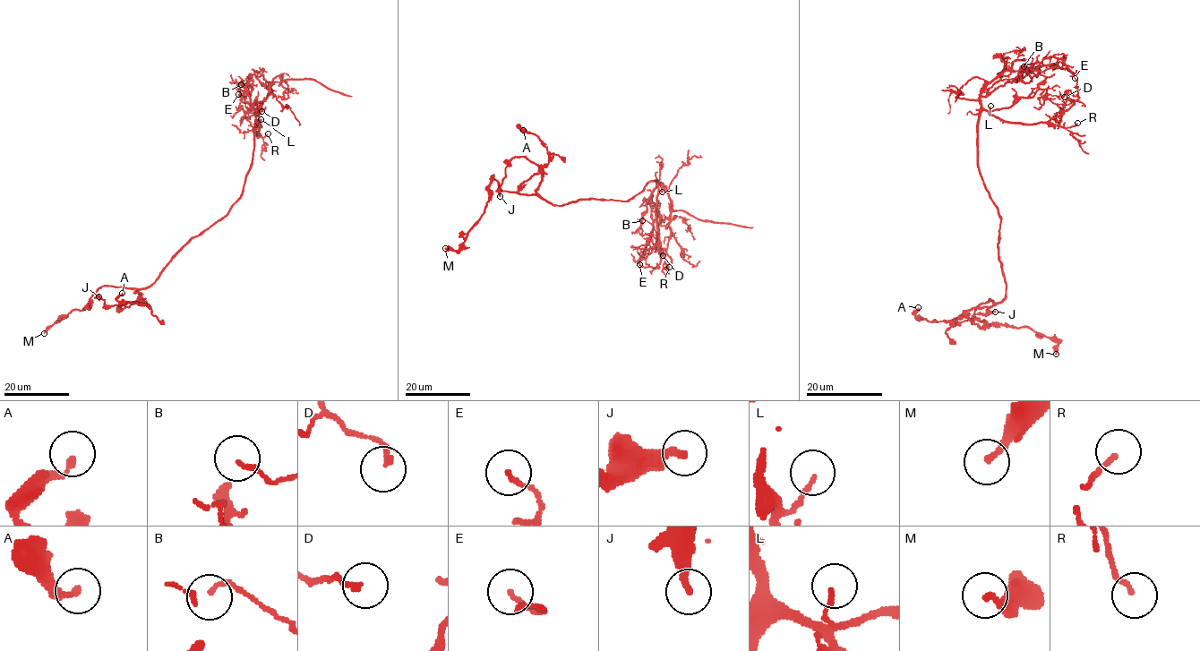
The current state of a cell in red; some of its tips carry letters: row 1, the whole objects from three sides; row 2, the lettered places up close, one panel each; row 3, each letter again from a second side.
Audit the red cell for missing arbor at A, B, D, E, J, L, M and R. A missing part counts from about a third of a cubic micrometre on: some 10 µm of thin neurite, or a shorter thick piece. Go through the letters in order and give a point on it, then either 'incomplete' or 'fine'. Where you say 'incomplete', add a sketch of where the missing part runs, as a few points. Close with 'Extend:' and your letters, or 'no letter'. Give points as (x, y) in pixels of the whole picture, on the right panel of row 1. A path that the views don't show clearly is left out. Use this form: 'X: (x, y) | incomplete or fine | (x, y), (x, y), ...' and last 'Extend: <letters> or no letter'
A: (918, 307) | fine
B: (1024, 66) | fine
D: (1064, 97) | fine
E: (1075, 78) | fine
J: (995, 312) | fine
L: (990, 106) | fine
M: (1056, 354) | fine
R: (1077, 123) | fine
Extend: no letter

